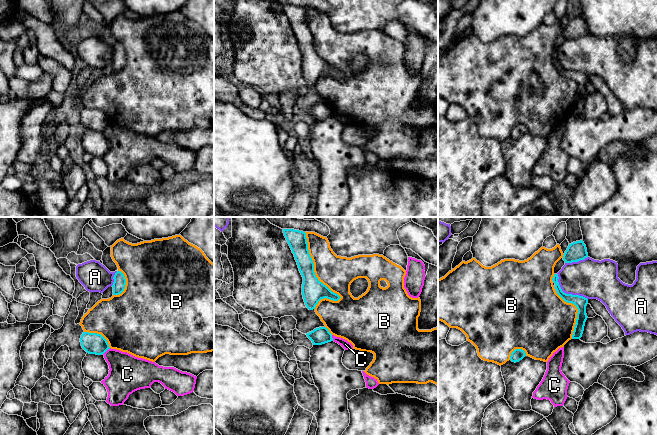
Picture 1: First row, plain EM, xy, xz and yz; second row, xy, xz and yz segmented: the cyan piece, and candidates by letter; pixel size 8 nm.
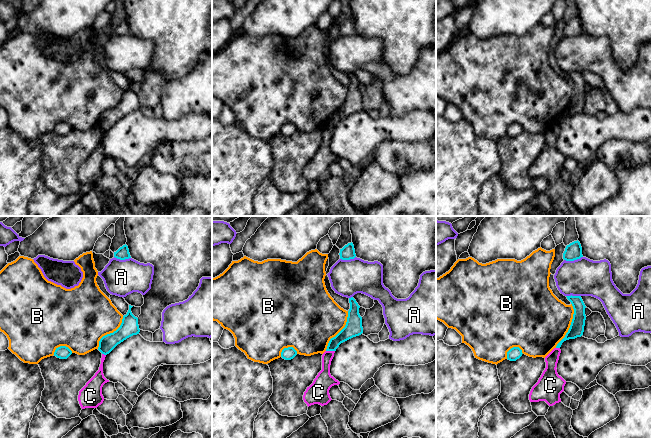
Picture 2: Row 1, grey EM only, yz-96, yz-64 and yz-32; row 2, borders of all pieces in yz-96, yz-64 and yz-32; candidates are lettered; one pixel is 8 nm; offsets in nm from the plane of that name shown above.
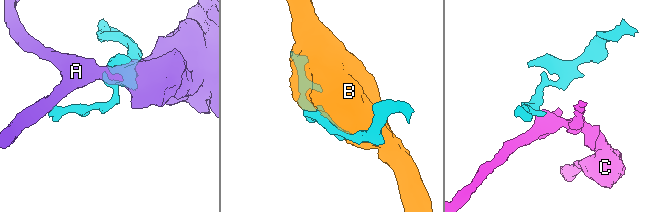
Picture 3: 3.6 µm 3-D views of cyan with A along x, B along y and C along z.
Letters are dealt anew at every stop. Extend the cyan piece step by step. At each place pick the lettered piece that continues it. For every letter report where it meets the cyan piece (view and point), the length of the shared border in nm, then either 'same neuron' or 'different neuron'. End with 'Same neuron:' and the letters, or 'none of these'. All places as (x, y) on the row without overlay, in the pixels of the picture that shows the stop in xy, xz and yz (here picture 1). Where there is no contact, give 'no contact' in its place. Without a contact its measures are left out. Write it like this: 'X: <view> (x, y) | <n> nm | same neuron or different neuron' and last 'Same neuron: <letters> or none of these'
A: yz (565, 69) | 320 nm | different neuron
B: xz (319, 57) | 600 nm | different neuron
C: xy (106, 126) | 80 nm | different neuron
Same neuron: none of these

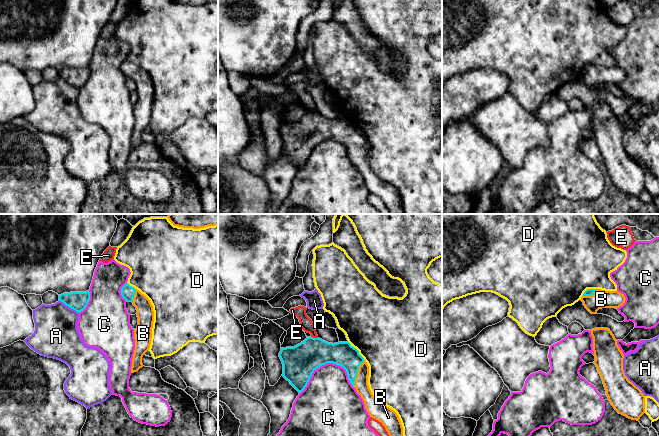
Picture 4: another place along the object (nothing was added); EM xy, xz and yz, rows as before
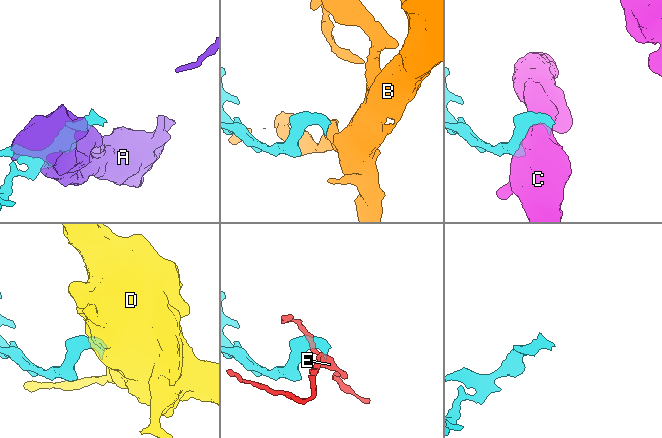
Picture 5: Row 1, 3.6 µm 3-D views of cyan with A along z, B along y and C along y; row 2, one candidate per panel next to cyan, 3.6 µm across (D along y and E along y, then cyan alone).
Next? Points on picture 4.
A: xy (69, 83) | 190 nm | different neuron
B: xz (357, 148) | 240 nm | same neuron
C: xz (326, 139) | 440 nm | different neuron
D: xz (357, 126) | 200 nm | different neuron
E: xz (314, 114) | 60 nm | different neuron
Same neuron: B

